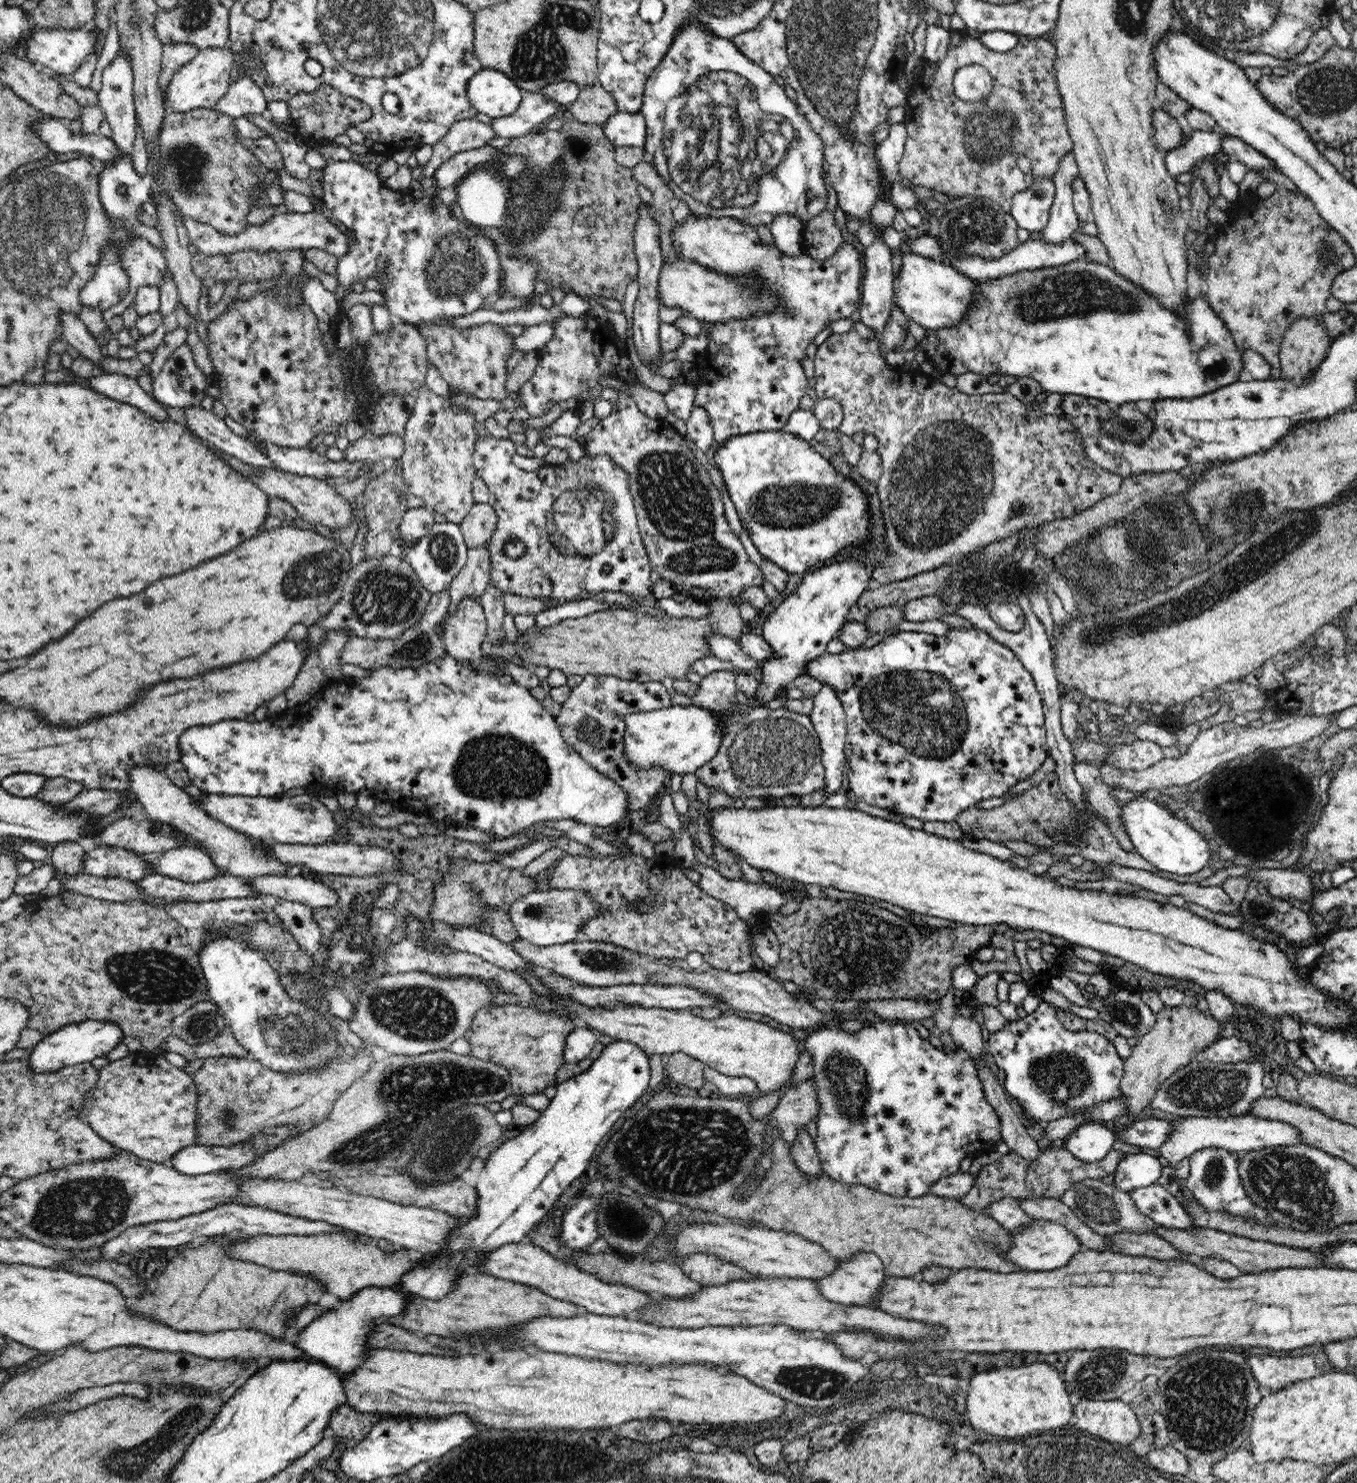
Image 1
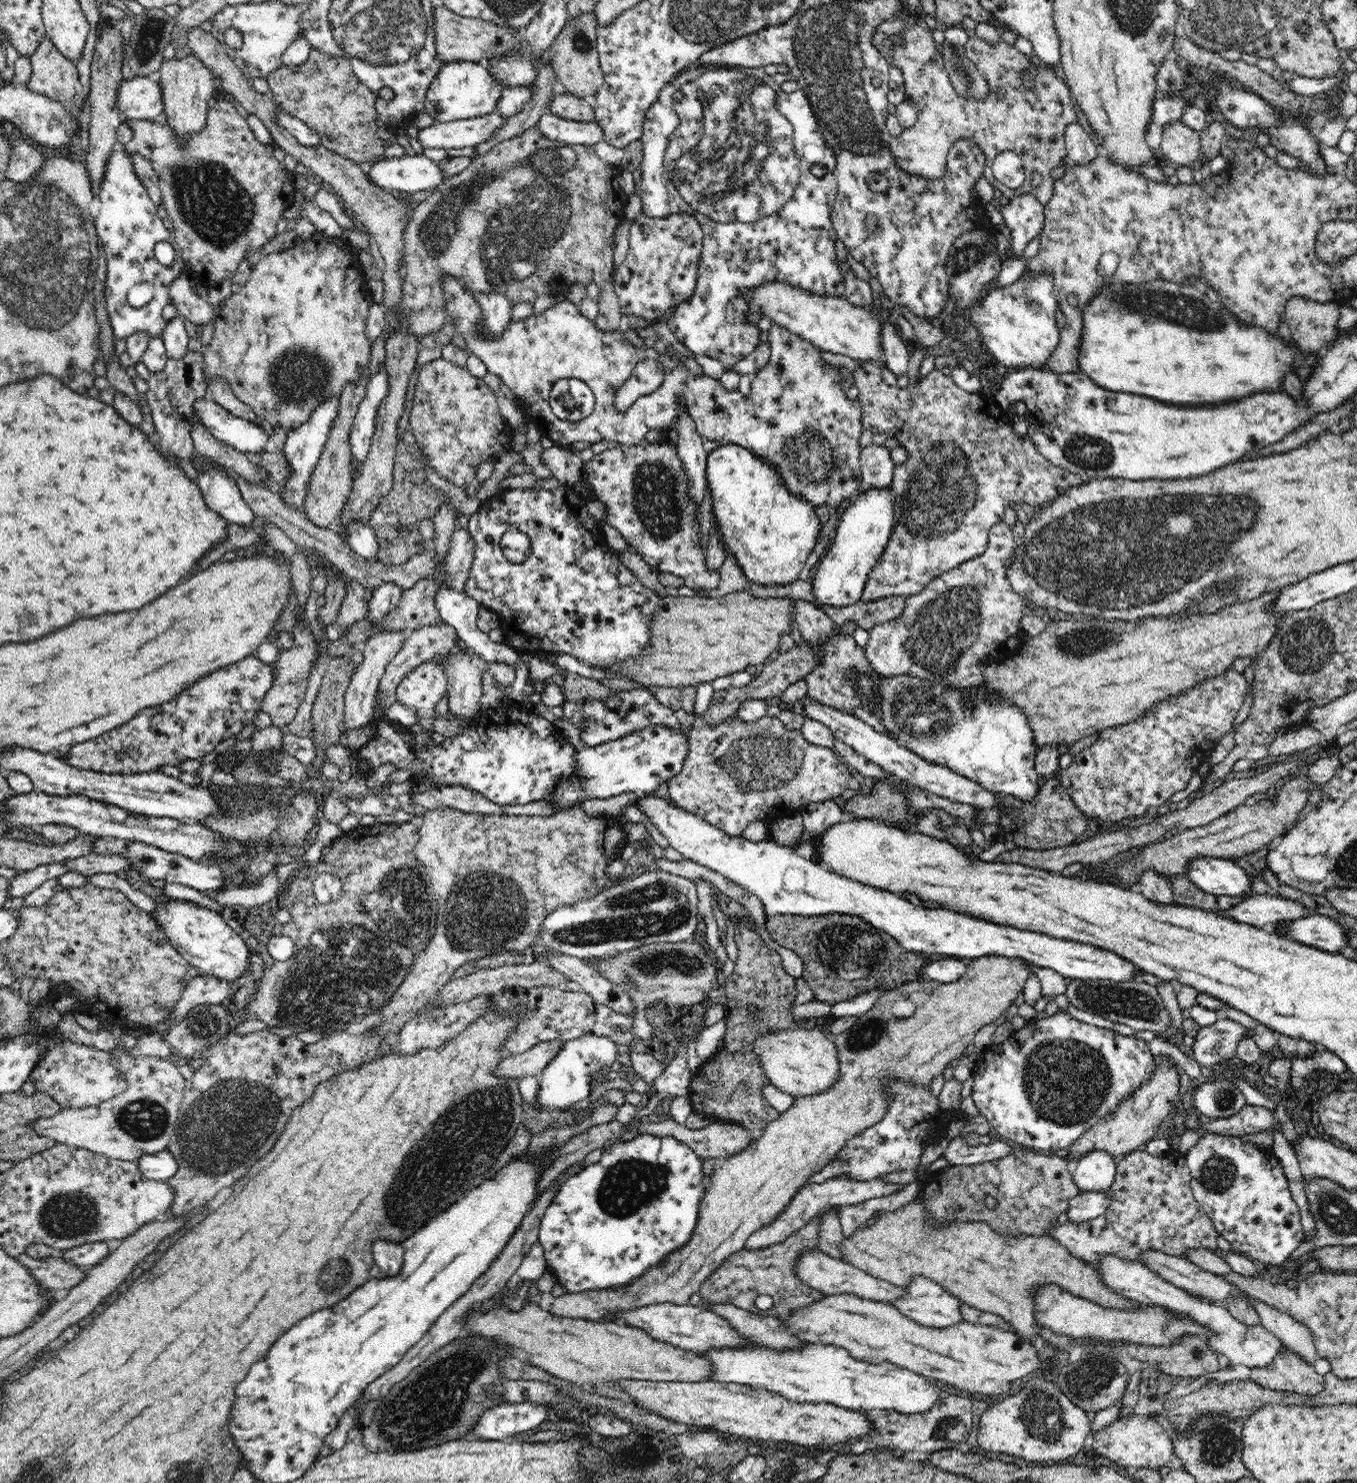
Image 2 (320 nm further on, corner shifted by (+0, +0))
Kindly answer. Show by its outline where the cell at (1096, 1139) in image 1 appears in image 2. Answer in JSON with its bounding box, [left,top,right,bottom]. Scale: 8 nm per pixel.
[1072,1151,1116,1192]

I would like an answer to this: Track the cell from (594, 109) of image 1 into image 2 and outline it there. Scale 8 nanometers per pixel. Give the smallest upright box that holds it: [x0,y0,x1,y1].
[547,92,595,123]

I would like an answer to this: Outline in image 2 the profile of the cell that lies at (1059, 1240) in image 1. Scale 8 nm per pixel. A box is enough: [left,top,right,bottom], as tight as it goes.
[1096,1255,1284,1368]

